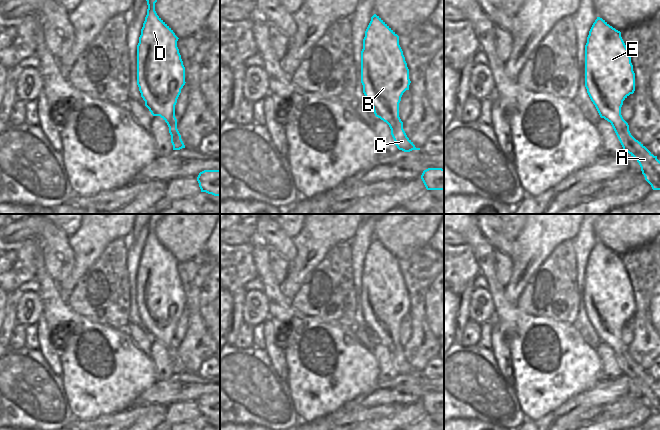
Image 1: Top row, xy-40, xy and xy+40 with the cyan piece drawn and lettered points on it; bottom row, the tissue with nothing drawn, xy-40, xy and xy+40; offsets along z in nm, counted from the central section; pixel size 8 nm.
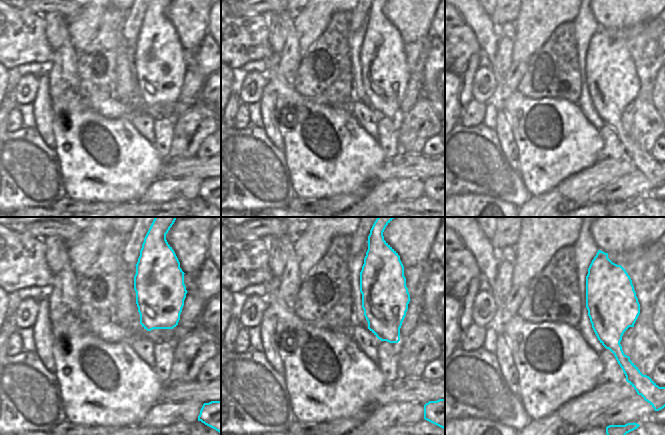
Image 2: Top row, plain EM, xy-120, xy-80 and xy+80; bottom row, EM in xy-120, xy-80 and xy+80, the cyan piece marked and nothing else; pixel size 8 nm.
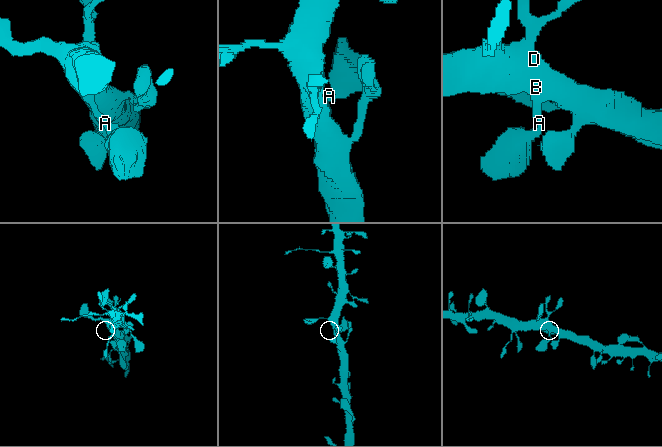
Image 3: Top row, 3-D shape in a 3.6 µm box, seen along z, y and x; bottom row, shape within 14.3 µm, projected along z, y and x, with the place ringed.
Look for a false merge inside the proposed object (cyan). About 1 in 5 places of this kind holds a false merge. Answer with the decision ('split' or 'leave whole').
leave whole

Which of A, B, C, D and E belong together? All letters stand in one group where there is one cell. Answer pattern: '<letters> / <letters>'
A B C D E

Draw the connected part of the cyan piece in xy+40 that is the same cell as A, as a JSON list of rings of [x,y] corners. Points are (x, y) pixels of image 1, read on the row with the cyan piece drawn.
[[[597,17],[585,45],[585,87],[601,118],[611,123],[623,150],[628,152],[640,165],[645,180],[653,190],[660,190],[660,161],[629,131],[628,123],[621,115],[623,101],[635,91],[635,73],[629,51],[621,32]]]

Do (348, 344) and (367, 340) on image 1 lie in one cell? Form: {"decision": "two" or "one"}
{"decision": "two"}

